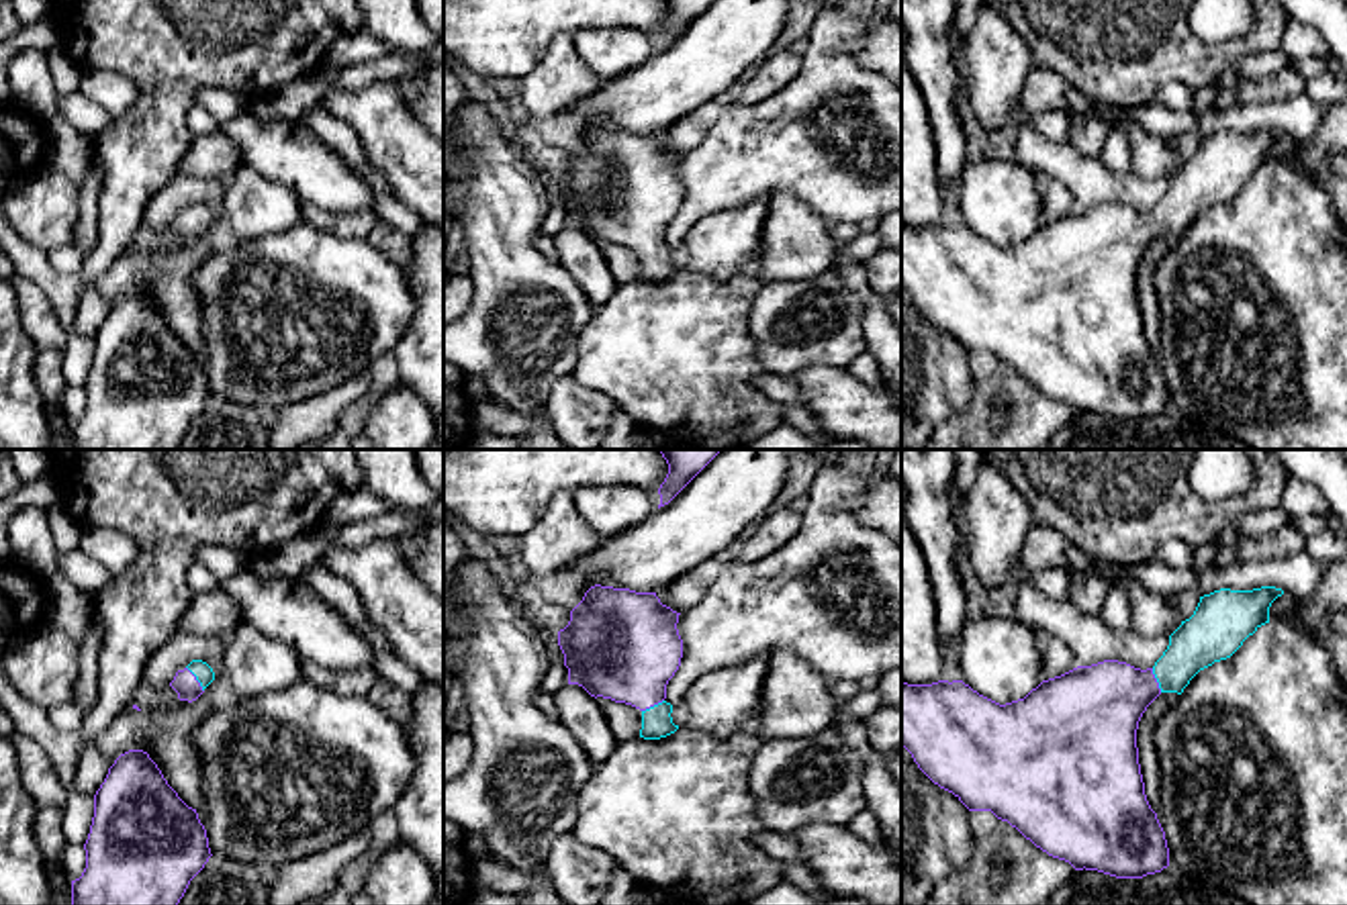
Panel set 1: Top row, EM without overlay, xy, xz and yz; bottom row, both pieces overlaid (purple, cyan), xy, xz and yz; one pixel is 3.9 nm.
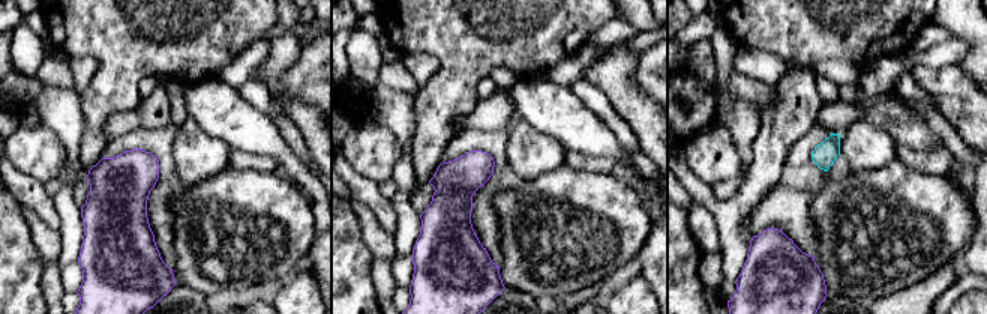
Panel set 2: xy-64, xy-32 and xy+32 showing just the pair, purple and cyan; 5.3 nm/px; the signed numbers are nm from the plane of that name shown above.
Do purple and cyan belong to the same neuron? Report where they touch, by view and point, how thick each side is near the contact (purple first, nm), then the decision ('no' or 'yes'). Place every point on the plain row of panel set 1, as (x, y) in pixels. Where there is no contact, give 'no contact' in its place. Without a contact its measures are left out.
contact xy (195, 221); calibres 100 and 70 nm; yes

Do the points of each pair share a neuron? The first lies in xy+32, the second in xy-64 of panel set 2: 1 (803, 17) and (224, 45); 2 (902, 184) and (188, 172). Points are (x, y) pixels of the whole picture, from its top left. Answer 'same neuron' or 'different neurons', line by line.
1: same neuron
2: different neurons

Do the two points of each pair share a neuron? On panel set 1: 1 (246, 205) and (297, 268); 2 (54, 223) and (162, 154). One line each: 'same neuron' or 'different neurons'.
1: different neurons
2: different neurons

